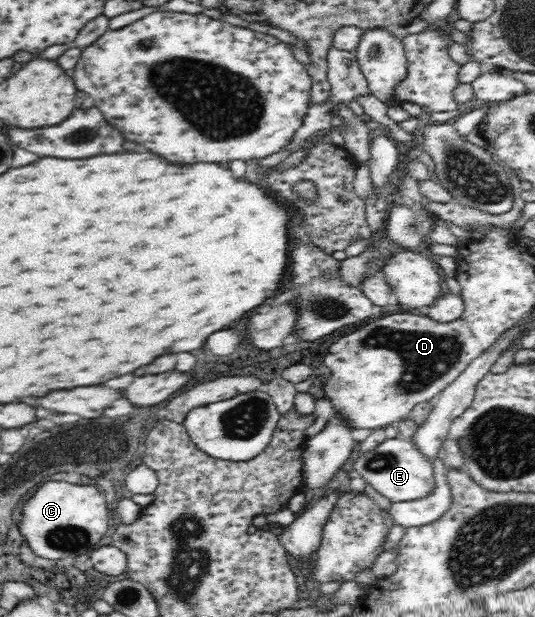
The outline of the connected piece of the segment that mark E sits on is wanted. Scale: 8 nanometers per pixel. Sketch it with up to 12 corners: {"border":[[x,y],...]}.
{"border":[[387,438],[353,469],[393,503],[434,488],[433,463],[410,440]]}

